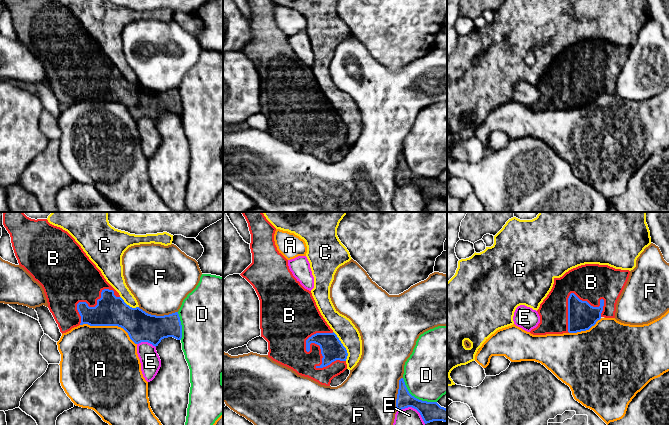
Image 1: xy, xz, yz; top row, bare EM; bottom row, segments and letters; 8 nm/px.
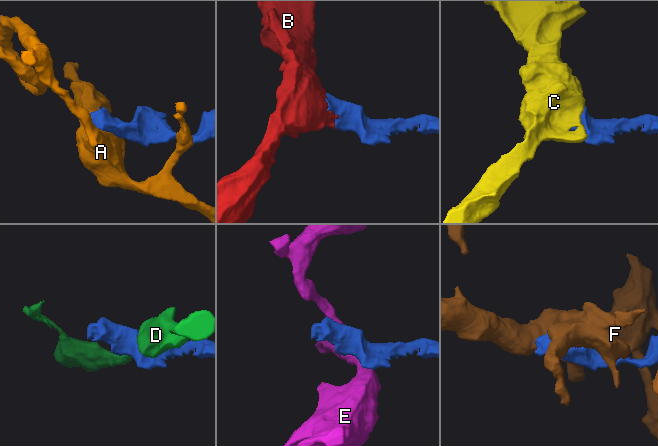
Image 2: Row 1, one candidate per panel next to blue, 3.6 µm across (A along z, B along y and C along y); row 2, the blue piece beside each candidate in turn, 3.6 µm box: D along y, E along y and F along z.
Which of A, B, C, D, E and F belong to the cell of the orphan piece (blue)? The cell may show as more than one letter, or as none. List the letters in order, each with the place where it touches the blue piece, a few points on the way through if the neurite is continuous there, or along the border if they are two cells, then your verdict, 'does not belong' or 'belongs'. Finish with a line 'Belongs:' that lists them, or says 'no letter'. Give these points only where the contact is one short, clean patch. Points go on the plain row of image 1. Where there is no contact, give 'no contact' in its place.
A: contact xy (109, 101); does not belong
B: contact xz (322, 131); belongs
C: contact xz (343, 122); does not belong
D: contact xz (416, 174); does not belong
E: contact xz (413, 183); does not belong
F: contact xy (158, 92); does not belong
Belongs: B

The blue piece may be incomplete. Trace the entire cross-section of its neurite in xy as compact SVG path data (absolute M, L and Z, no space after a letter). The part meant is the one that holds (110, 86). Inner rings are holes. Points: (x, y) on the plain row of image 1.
M52 0L3 1L10 10L19 41L42 62L48 84L62 110L88 100L121 103L135 120L148 118L156 123L164 114L181 116L182 101L178 88L156 92L127 81L67 7Z

